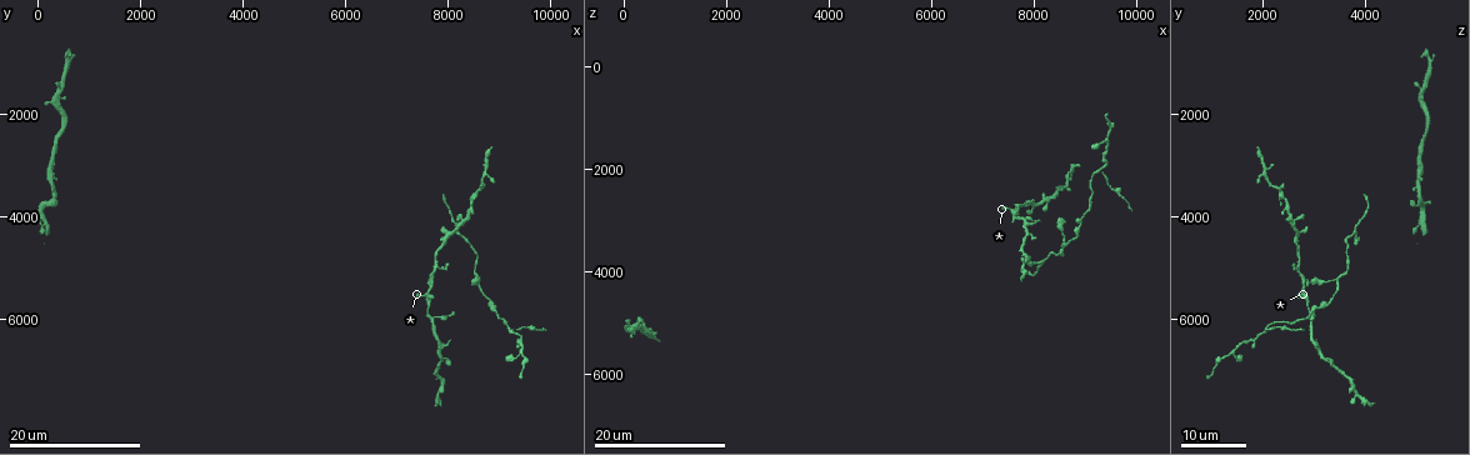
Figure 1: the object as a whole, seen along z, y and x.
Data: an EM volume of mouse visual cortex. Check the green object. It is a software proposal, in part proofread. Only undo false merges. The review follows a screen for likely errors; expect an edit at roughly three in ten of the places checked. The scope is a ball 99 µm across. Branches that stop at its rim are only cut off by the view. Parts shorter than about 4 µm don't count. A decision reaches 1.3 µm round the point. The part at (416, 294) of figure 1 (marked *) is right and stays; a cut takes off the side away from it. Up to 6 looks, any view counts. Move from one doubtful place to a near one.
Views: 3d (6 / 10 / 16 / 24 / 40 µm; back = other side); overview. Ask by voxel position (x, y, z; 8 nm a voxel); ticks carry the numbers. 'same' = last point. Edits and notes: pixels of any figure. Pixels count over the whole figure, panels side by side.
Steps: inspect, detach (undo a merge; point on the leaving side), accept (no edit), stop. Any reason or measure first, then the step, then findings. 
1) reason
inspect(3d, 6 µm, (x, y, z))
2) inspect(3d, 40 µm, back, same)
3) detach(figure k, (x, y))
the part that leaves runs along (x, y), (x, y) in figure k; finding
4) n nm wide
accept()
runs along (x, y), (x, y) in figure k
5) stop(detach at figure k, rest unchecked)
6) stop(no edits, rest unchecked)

four-way junction
inspect(3d, 24 µm, (7600, 5500, 2850))

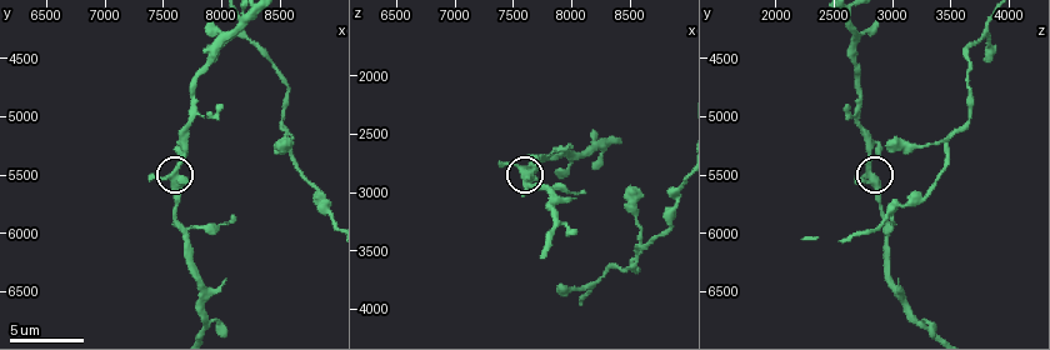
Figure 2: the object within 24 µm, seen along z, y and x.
inspect(3d, 6 µm, (7620, 5460, 2820))

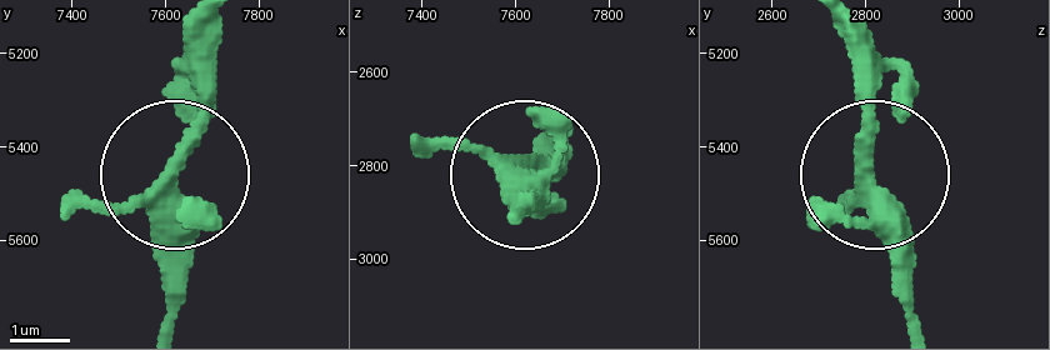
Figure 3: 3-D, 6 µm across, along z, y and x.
inspect(3d, 6 µm, back, (7610, 5475, 2820))

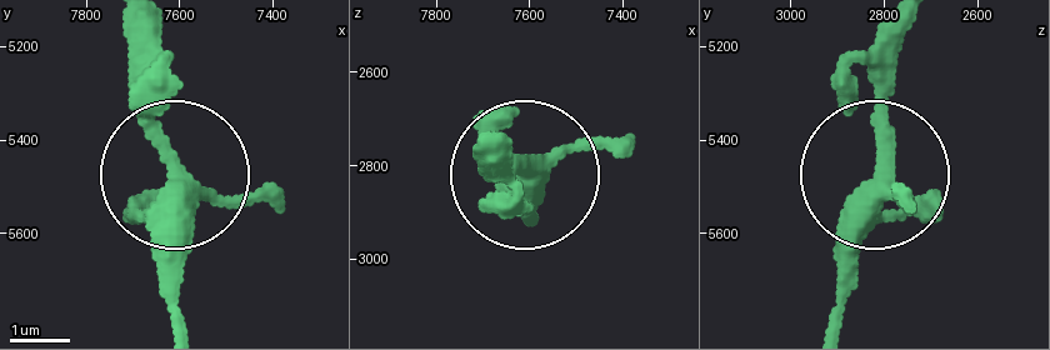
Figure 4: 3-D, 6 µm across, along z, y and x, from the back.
320 nm wide
accept()
continuous, no second neuron

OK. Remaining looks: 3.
a fork
inspect(3d, 10 µm, (7760, 4980, 2680))

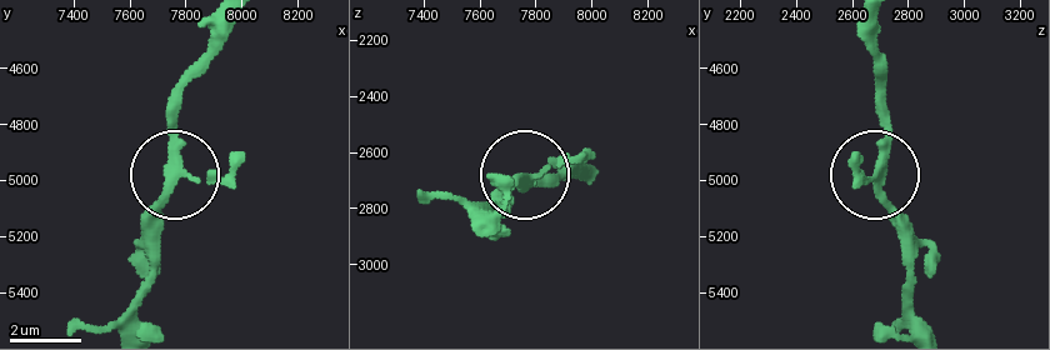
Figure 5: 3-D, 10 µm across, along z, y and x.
3 arms
accept()
runs along (70, 320), (103, 326), (141, 284), (175, 168), (175, 90) in figure 5; one neuron here

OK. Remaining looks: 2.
three arms meet
inspect(3d, 24 µm, (9300, 6200, 2050))

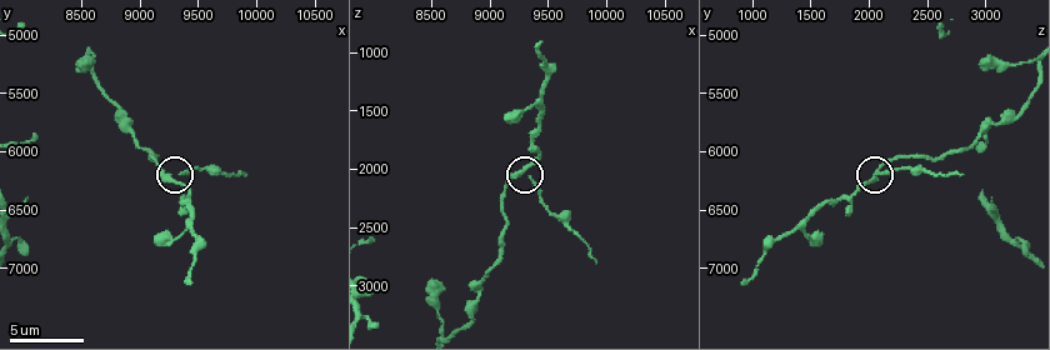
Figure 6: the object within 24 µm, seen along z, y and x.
inspect(3d, 10 µm, (9260, 6240, 2020))

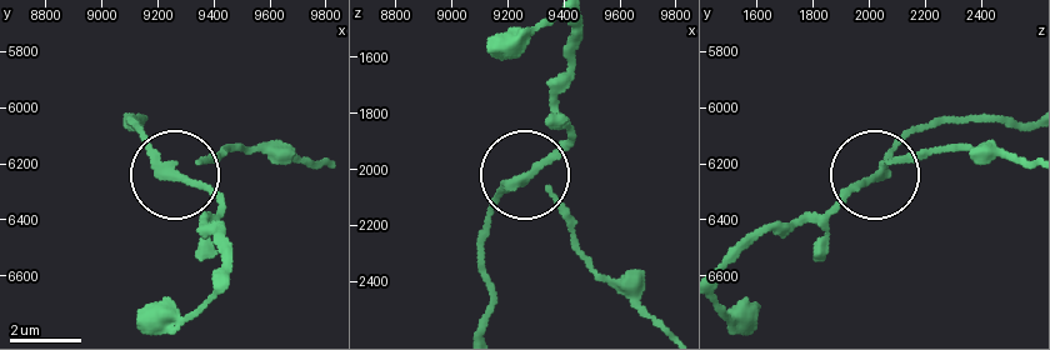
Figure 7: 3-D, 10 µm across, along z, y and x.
210 nm wide
accept()
runs along (1026, 120), (929, 123), (878, 170), (934, 149) in figure 7; all the same neuron

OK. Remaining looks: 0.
stop(no edits, rest unchecked)

